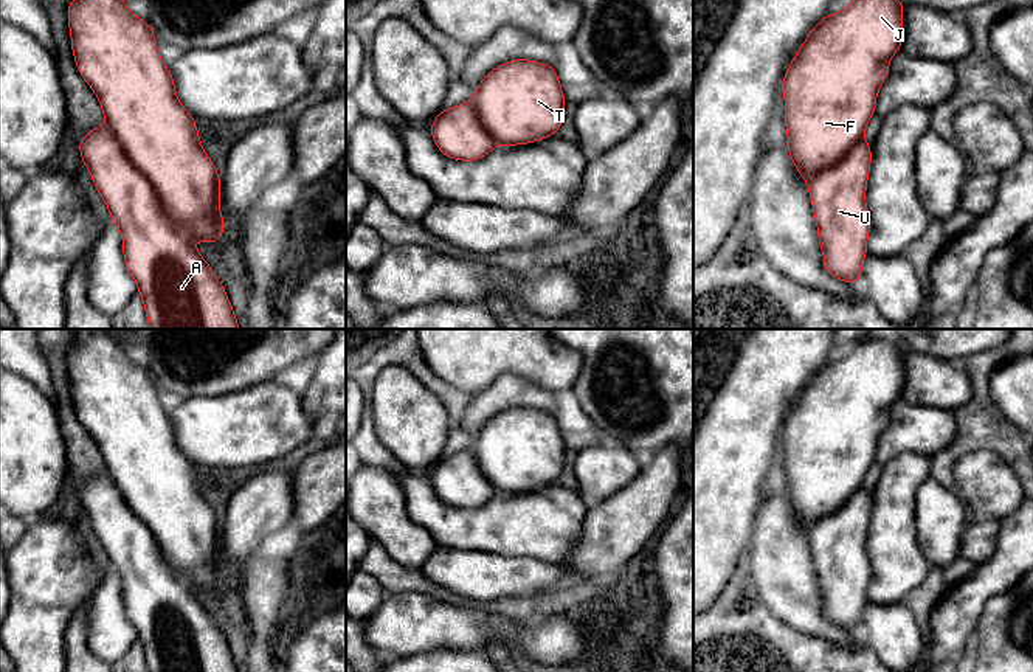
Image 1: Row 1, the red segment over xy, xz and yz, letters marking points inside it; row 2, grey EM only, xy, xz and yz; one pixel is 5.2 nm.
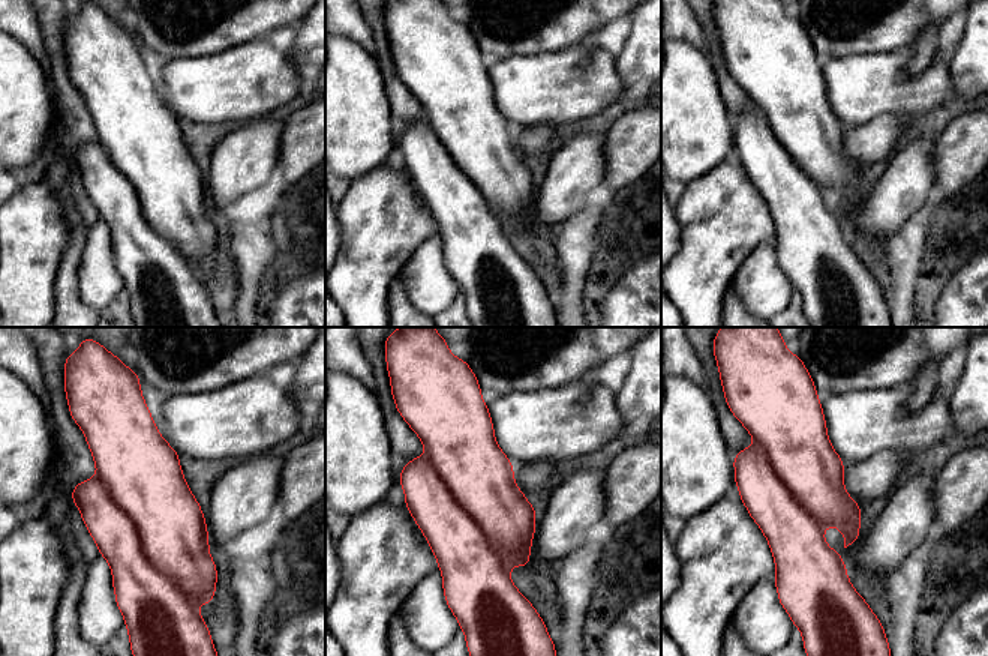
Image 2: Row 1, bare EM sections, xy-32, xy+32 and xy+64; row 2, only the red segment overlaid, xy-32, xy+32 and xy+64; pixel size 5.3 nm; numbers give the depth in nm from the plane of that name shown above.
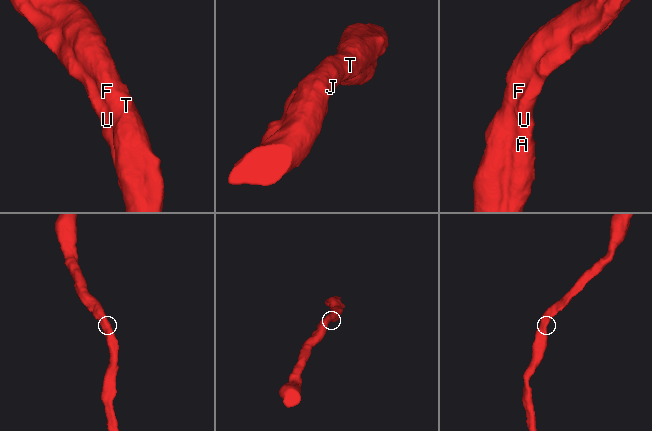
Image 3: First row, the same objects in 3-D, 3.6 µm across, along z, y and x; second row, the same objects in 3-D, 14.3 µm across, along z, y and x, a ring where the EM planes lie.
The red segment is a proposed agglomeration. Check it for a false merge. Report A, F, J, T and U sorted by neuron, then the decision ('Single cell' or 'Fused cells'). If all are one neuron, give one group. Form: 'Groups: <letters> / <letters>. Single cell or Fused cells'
Groups: A F J T U. Single cell

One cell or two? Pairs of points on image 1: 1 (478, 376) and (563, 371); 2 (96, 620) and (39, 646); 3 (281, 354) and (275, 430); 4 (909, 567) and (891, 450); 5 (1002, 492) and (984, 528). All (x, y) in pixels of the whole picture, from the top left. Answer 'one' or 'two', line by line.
1: one
2: two
3: two
4: two
5: two

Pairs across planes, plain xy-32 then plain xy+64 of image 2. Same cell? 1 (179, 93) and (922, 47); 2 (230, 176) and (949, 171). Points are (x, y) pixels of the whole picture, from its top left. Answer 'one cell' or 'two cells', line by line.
1: two cells
2: two cells

